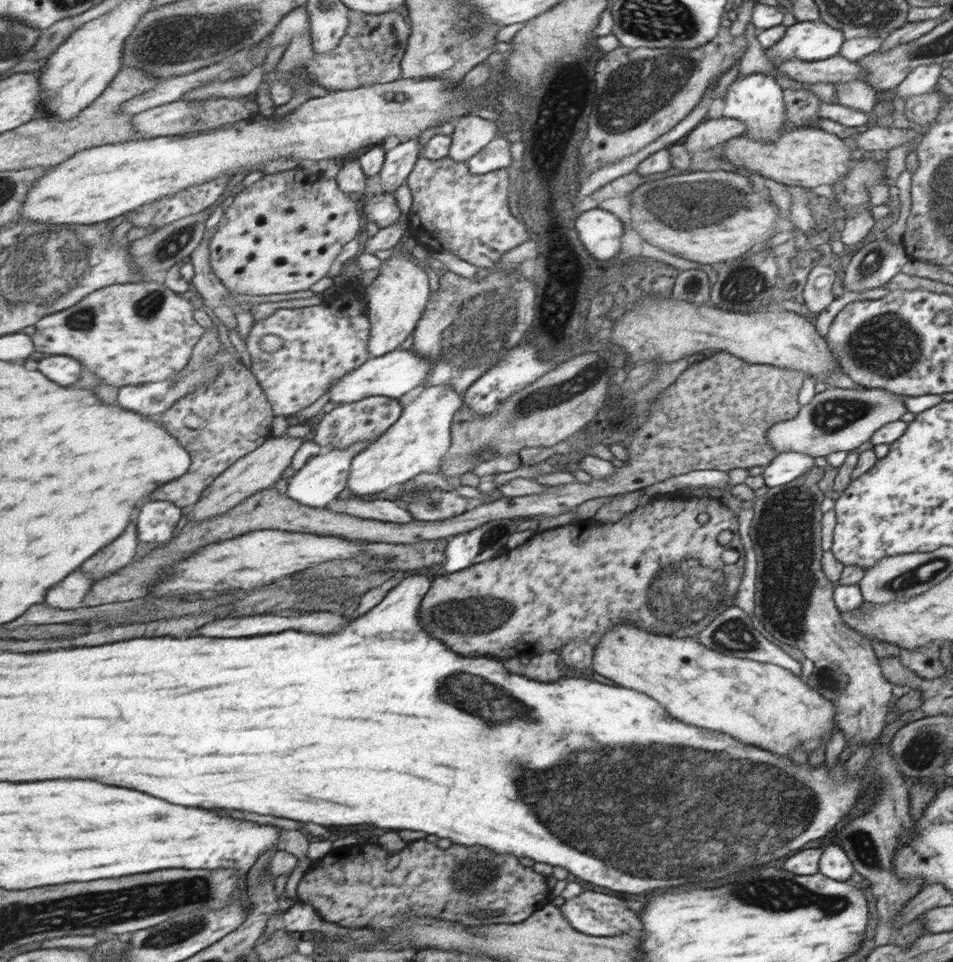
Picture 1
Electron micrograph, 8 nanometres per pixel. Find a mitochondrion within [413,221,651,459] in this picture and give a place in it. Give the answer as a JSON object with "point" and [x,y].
{"point":[469,334]}

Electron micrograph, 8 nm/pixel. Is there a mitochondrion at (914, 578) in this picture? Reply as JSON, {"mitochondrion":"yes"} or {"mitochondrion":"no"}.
{"mitochondrion":"yes"}

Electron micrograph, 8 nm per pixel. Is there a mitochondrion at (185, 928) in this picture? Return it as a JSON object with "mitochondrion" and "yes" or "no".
{"mitochondrion":"yes"}

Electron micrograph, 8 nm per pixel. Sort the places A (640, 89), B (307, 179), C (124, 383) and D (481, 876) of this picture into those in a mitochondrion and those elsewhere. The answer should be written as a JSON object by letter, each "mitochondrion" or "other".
{"A":"mitochondrion","B":"other","C":"other","D":"mitochondrion"}

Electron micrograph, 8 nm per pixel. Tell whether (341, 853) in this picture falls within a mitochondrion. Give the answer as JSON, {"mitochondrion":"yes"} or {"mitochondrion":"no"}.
{"mitochondrion":"no"}

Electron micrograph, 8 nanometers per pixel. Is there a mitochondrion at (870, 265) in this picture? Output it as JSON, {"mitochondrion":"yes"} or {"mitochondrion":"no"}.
{"mitochondrion":"yes"}

